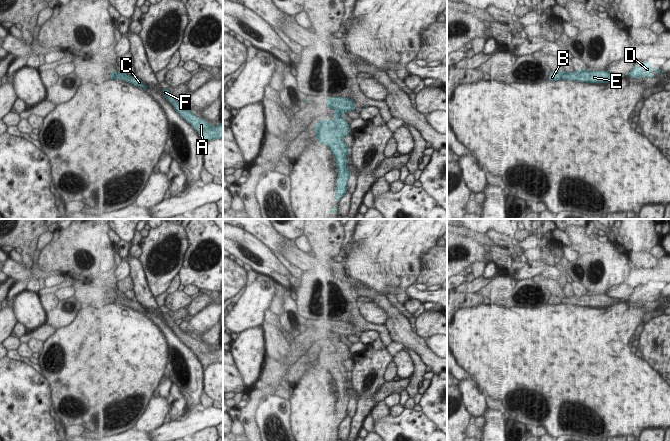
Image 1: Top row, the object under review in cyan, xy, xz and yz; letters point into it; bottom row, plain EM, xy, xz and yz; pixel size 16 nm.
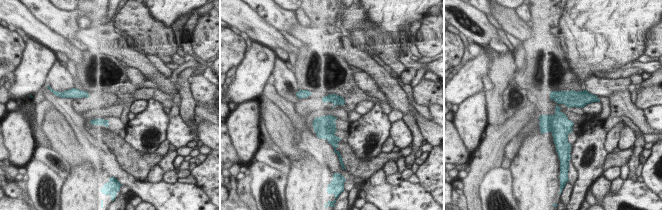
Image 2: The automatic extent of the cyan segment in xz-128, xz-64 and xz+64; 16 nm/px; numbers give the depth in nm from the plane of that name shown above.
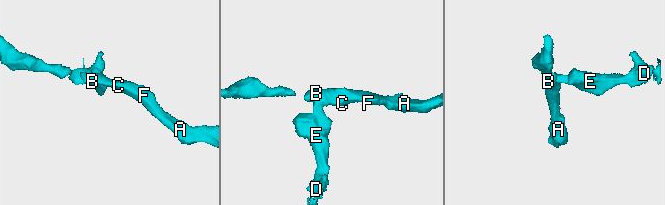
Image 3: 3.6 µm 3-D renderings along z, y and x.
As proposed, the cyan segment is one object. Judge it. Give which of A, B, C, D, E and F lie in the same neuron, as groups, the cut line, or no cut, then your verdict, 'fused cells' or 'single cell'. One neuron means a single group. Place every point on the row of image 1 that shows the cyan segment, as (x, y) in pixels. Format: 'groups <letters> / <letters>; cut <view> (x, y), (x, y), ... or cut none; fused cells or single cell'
groups A B C F / D E; cut xz (335, 108), (341, 109), (344, 112); fused cells

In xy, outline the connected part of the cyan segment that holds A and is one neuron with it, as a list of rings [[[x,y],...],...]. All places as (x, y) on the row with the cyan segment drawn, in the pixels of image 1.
[[[162,89],[164,97],[174,106],[176,111],[198,132],[202,140],[210,142],[215,139],[223,139],[223,123],[217,126],[211,125],[208,121],[197,117],[190,110],[184,109],[179,102],[175,100],[173,95],[168,89]]]

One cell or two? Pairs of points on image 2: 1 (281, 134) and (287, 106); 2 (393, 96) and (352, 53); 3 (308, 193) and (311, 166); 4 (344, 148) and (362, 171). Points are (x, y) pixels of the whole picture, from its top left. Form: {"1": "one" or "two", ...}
{"1": "two", "2": "one", "3": "one", "4": "one"}

